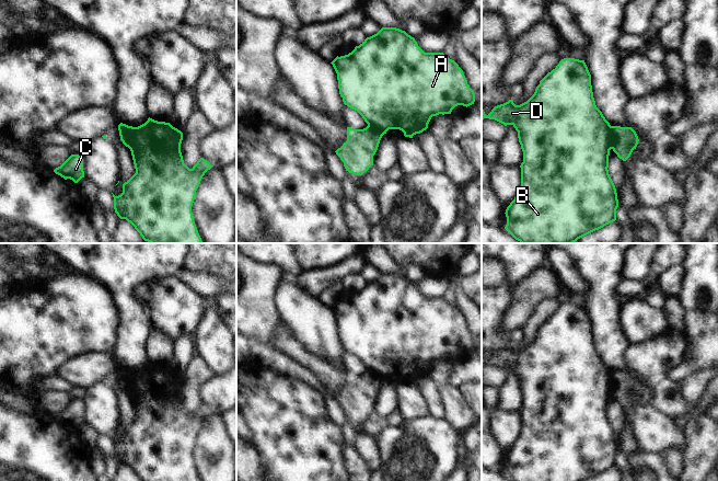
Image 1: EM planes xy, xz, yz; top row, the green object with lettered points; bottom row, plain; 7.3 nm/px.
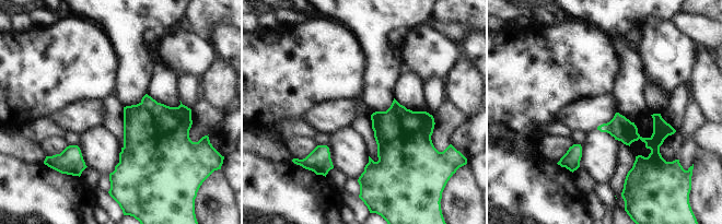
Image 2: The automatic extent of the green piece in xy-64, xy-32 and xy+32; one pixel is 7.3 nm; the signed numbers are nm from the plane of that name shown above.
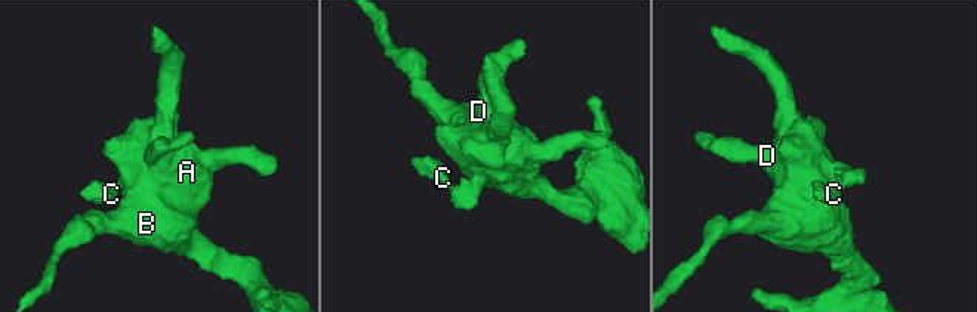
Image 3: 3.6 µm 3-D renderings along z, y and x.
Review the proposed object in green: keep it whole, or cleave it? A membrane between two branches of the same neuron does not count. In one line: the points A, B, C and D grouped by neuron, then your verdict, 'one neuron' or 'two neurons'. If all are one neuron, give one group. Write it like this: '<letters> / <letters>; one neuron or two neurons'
A B D / C; two neurons

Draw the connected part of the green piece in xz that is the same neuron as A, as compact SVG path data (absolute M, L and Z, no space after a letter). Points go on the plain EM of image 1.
M382 273L367 283L348 300L336 302L331 308L337 319L339 340L348 353L357 356L364 367L383 379L389 375L399 375L405 382L413 383L428 374L432 362L451 359L458 351L470 352L475 347L475 339L467 330L463 316L443 298L425 298L414 283L396 273Z

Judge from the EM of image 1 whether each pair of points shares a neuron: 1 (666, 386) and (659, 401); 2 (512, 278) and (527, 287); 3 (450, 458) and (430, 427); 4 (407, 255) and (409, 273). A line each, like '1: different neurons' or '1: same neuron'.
1: same neuron
2: different neurons
3: same neuron
4: different neurons

